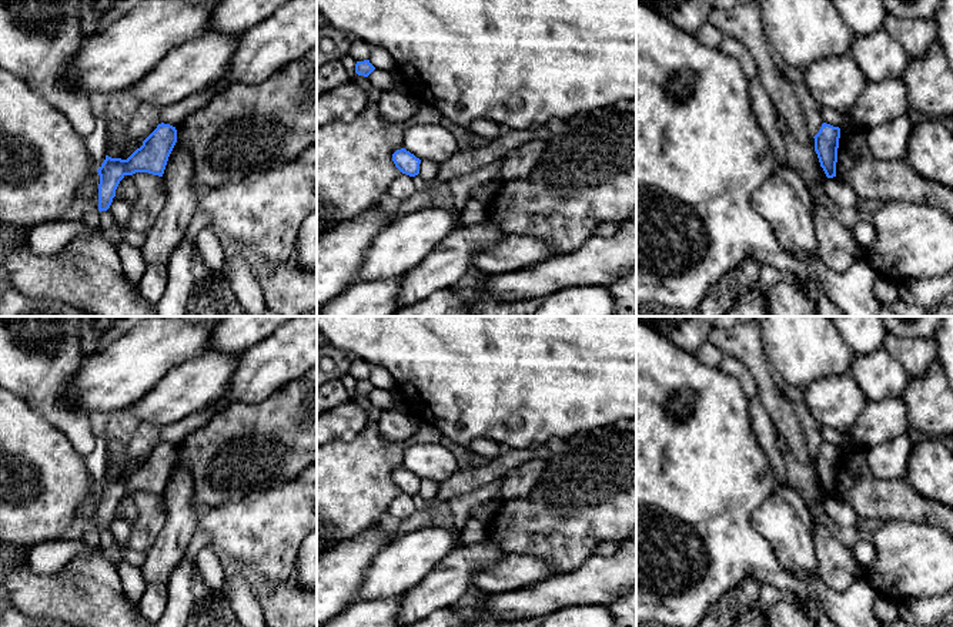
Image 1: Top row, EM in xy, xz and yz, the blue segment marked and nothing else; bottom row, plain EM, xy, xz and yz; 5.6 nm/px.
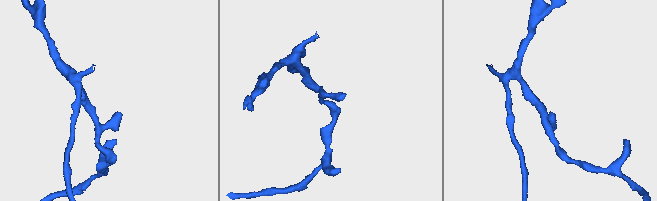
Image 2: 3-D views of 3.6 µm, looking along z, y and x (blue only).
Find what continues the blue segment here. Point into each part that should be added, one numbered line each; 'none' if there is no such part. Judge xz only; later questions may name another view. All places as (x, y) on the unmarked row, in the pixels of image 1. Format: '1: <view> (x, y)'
none

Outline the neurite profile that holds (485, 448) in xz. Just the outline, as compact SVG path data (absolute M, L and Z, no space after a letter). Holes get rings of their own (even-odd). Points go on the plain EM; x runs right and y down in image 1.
M485 437L474 439L467 449L486 459L499 456L505 450L502 445Z

